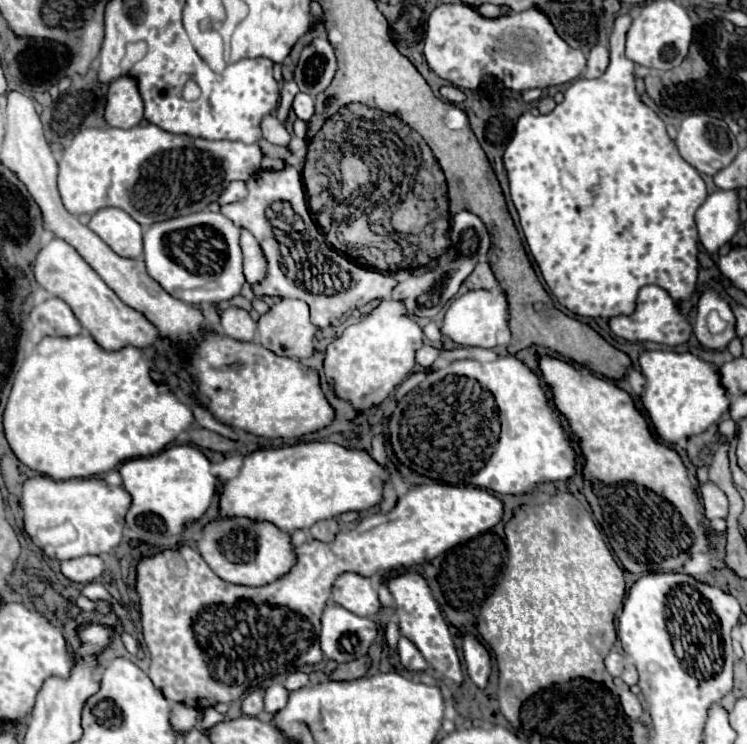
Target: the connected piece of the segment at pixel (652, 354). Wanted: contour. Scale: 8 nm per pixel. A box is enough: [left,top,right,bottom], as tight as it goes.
[640,351,730,443]

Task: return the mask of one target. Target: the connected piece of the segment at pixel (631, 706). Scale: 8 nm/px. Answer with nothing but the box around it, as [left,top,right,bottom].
[620,691,642,719]

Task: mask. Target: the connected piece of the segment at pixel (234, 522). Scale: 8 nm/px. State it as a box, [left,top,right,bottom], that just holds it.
[196,515,296,587]

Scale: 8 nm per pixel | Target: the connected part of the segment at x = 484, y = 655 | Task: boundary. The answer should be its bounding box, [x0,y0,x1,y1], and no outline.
[464,637,490,689]

